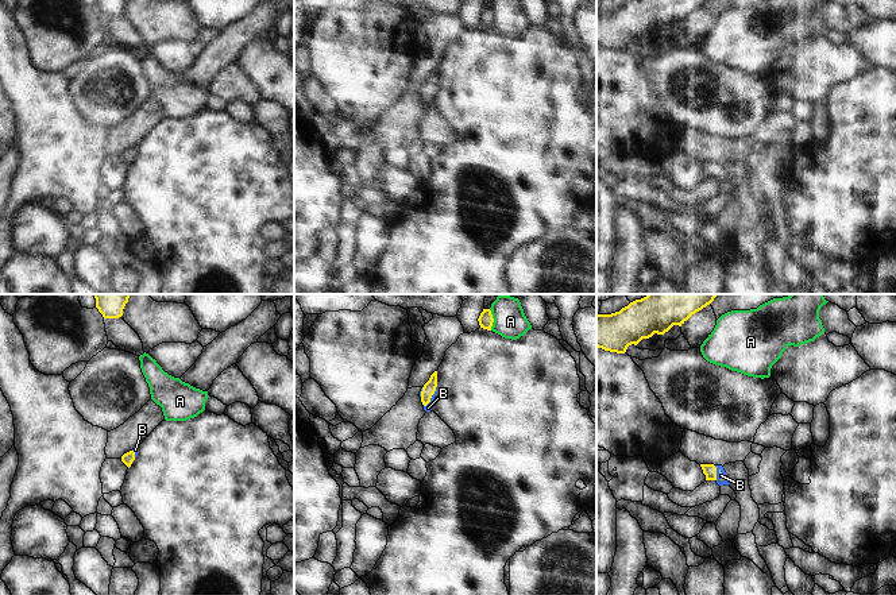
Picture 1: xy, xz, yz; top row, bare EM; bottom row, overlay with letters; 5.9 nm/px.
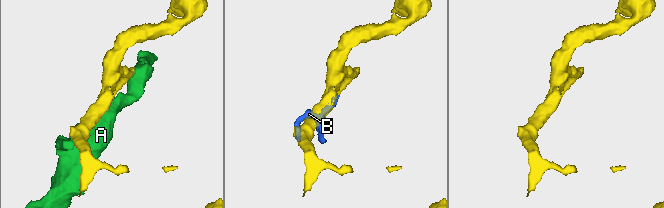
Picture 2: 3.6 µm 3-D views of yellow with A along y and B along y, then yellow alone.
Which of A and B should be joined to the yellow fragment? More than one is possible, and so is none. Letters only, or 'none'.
B

